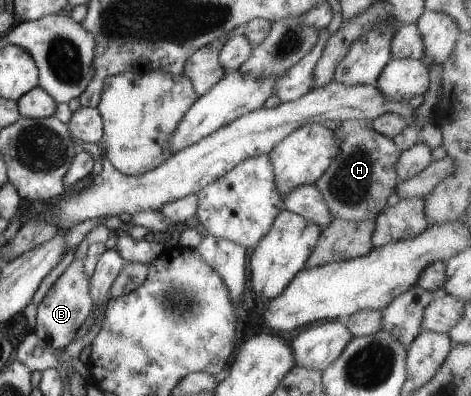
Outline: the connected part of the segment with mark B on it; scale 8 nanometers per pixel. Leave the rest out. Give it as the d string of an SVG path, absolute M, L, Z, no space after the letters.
M74 258L56 282L52 284L38 306L34 332L56 351L76 340L77 330L81 328L93 310L94 302L89 294L89 279L90 277L84 270L84 260Z

